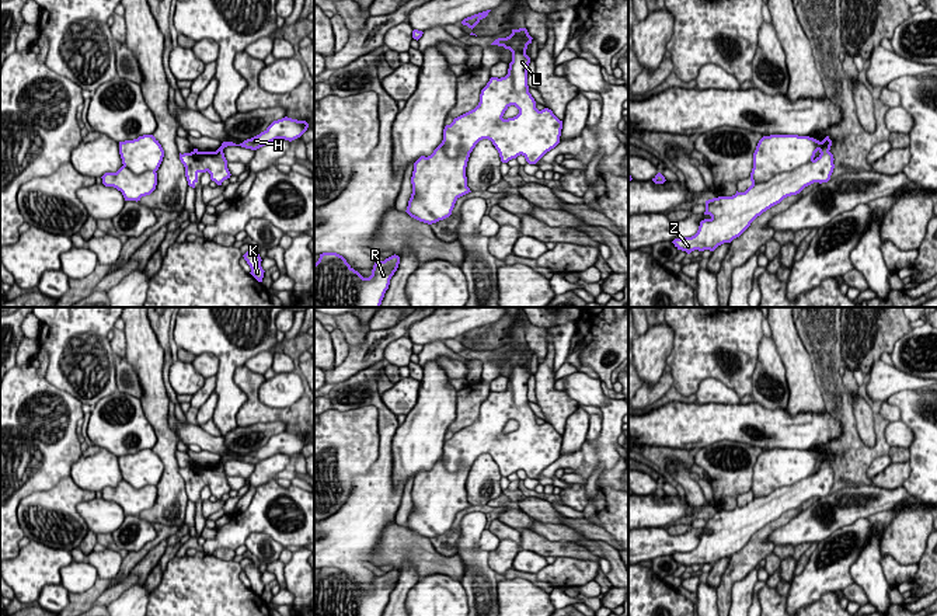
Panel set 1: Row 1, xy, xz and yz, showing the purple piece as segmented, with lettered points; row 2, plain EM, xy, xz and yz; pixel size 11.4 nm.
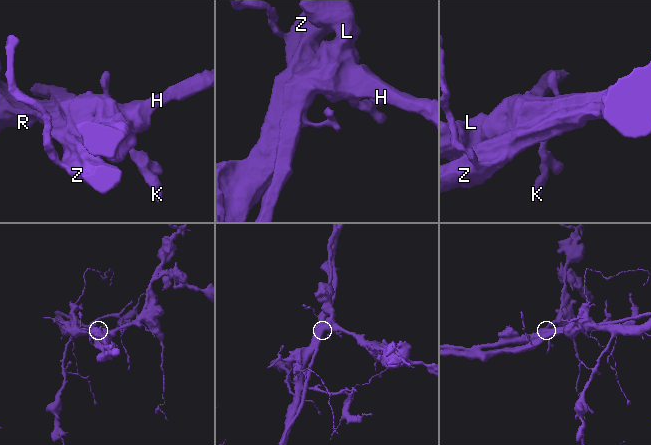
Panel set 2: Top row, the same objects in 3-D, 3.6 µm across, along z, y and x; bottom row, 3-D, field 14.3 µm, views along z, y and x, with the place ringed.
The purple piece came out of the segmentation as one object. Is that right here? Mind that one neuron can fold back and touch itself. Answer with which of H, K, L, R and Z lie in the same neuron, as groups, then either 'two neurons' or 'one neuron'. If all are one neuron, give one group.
H K L / R Z | two neurons

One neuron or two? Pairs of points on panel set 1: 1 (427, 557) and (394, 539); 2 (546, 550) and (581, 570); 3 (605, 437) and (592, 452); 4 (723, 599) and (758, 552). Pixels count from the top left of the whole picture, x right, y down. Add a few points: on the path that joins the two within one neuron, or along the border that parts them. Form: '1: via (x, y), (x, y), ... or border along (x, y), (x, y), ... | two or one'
1: via (418, 552), (403, 546) | one
2: border along (556, 556), (573, 556), (588, 560) | two
3: via (603, 441), (596, 448) | one
4: via (725, 587), (728, 578), (745, 561) | one

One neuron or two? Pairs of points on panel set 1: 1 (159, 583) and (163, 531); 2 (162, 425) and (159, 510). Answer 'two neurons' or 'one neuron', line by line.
1: two neurons
2: one neuron

